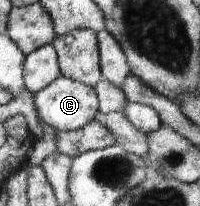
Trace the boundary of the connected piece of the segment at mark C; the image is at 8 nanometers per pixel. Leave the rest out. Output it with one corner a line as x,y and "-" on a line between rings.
64,75
39,94
35,94
34,97
39,115
58,132
82,129
86,124
96,119
97,113
100,111
100,99
97,97
97,90
93,86

